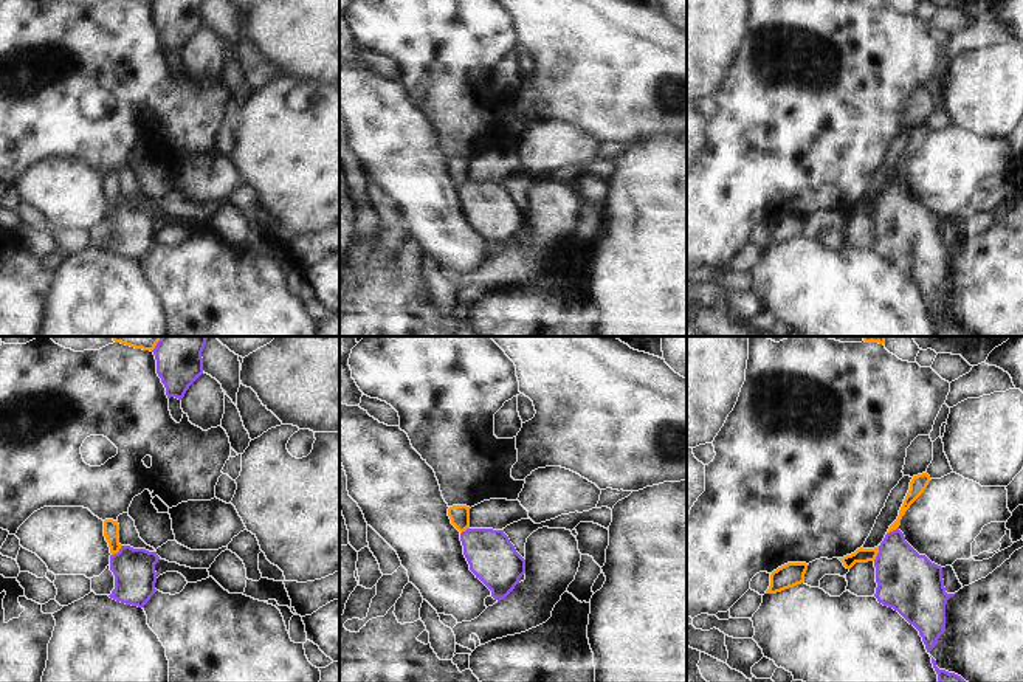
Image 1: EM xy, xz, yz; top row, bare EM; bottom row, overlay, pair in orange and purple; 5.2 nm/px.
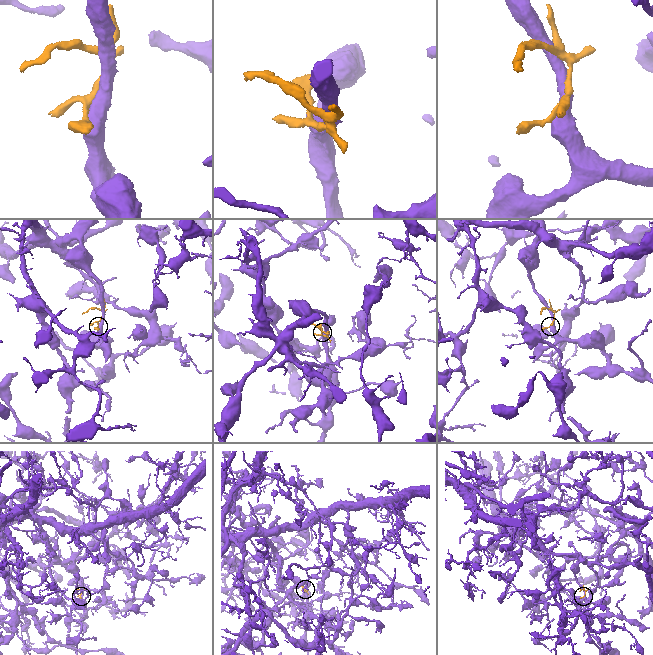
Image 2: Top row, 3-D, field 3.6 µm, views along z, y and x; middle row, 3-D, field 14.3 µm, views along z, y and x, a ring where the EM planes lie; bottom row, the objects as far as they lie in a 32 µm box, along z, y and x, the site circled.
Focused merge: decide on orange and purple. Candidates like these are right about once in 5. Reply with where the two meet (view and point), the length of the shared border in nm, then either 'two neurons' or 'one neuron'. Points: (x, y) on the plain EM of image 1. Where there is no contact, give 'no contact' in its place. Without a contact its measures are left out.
yz (878, 205) | 90 nm | two neurons

